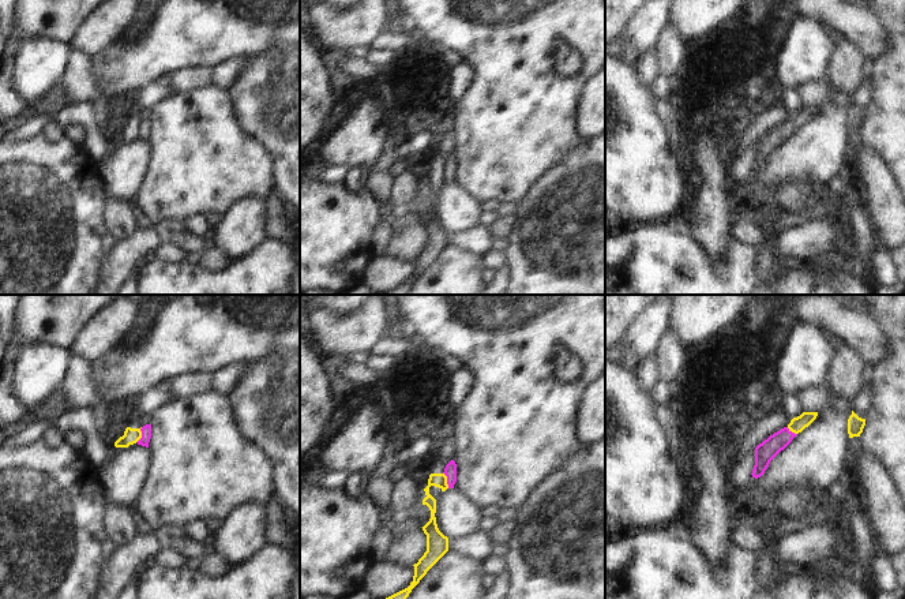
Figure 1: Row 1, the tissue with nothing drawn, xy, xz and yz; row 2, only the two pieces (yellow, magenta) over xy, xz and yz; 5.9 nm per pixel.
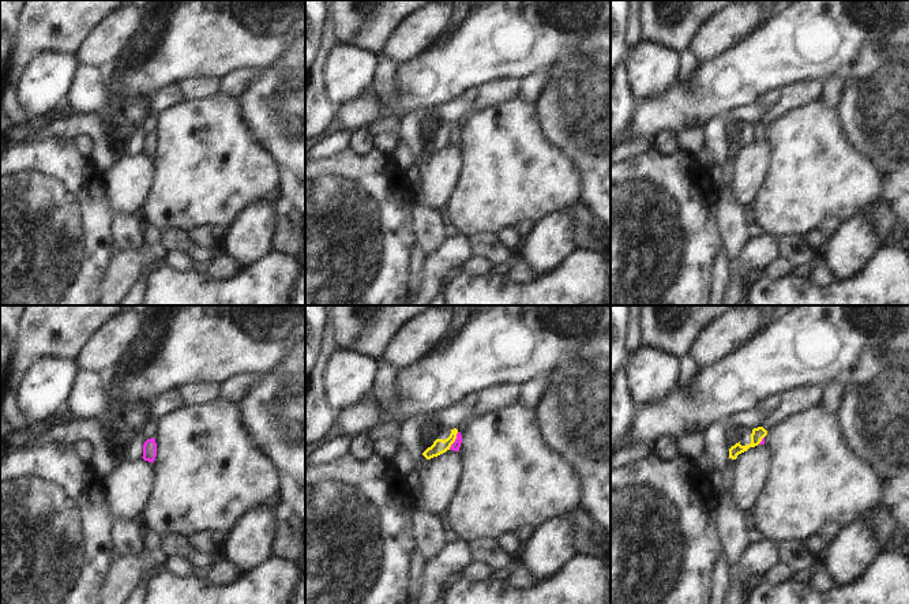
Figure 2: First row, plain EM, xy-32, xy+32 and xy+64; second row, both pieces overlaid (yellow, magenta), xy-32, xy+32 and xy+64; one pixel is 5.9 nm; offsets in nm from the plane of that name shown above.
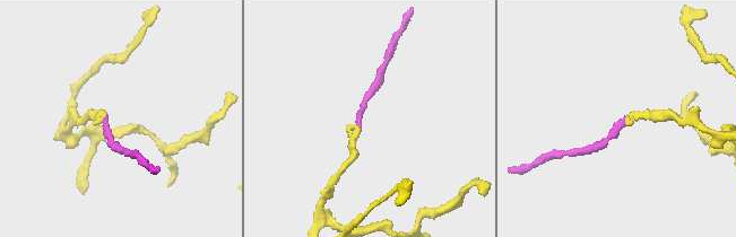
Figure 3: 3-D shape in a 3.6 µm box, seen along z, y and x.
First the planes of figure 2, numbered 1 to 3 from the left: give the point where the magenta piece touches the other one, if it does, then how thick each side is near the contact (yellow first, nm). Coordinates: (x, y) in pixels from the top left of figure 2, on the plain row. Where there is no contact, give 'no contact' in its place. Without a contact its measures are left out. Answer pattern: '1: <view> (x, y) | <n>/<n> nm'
1: no contact
2: xy+32 (454, 135) | 90/50 nm
3: xy+64 (761, 135) | 80/20 nm

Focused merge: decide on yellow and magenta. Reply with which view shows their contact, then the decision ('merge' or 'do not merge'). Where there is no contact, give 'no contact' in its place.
contact in xz; merge

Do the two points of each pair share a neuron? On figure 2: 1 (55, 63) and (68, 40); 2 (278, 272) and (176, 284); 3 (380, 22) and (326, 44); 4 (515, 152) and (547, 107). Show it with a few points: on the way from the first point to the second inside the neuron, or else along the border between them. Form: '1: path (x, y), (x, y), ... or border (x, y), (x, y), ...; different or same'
1: border (74, 53), (37, 52), (29, 60); different
2: path (252, 291), (202, 291); same
3: border (329, 14), (337, 42); different
4: border (534, 104), (544, 135), (556, 146); different

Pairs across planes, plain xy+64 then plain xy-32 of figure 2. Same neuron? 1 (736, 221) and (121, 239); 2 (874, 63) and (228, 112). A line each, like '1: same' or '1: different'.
1: same
2: different

